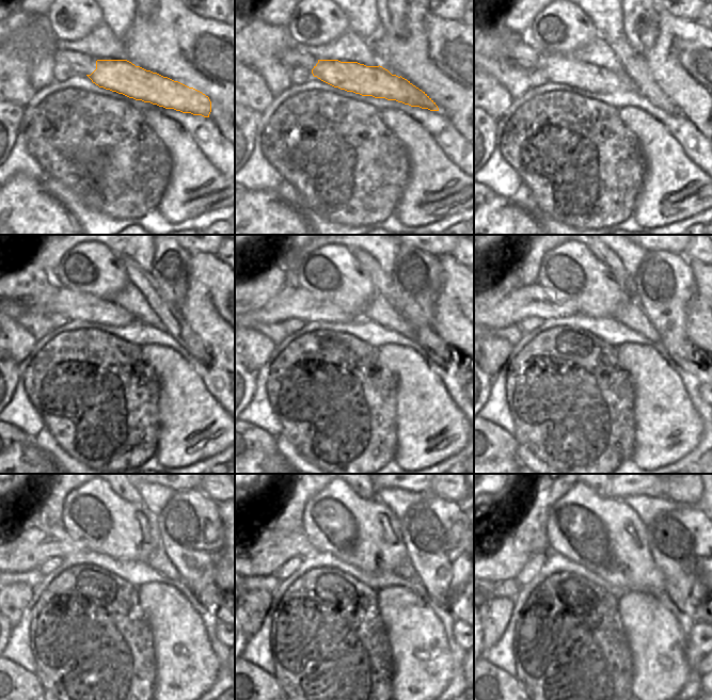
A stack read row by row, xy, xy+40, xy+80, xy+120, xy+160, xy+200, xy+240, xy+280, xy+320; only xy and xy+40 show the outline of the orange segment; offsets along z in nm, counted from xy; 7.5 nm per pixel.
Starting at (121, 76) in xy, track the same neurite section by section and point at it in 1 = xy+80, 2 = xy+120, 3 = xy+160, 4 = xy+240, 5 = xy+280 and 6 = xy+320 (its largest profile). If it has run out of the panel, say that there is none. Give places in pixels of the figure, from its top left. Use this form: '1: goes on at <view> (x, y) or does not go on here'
1: goes on at xy+80 (558, 68)
2: goes on at xy+120 (74, 305)
3: goes on at xy+160 (293, 301)
4: goes on at xy+240 (36, 544)
5: goes on at xy+280 (263, 553)
6: goes on at xy+320 (495, 562)

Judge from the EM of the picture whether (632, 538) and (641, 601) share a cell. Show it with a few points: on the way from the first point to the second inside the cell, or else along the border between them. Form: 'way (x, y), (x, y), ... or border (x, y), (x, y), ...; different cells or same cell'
border (623, 590), (645, 590), (654, 595); different cells

